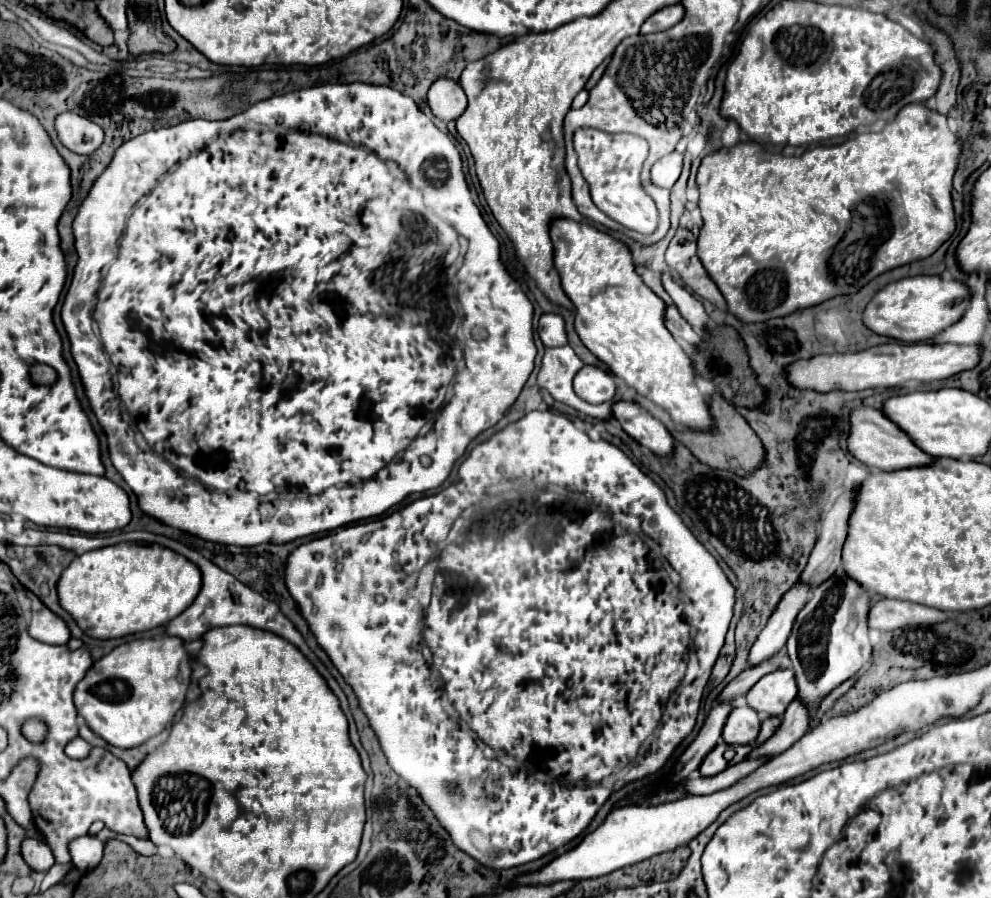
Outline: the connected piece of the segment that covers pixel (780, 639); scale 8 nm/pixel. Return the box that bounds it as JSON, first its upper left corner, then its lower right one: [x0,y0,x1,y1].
[748,584,810,666]

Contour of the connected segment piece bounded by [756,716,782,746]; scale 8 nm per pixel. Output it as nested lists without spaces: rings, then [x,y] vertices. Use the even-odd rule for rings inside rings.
[[[774,716],[774,718],[766,718],[766,720],[762,722],[762,728],[760,728],[760,734],[758,734],[756,744],[760,746],[762,742],[766,742],[766,740],[774,734],[774,730],[780,726],[780,722],[782,722],[782,720],[780,720],[780,718],[776,718],[776,716]]]

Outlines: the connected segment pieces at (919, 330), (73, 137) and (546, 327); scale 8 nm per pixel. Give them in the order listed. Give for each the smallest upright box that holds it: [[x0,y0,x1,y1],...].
[[862,276,970,344],[56,112,104,154],[538,314,566,346]]

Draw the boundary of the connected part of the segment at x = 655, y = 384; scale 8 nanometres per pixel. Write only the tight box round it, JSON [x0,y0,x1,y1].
[550,218,710,430]

